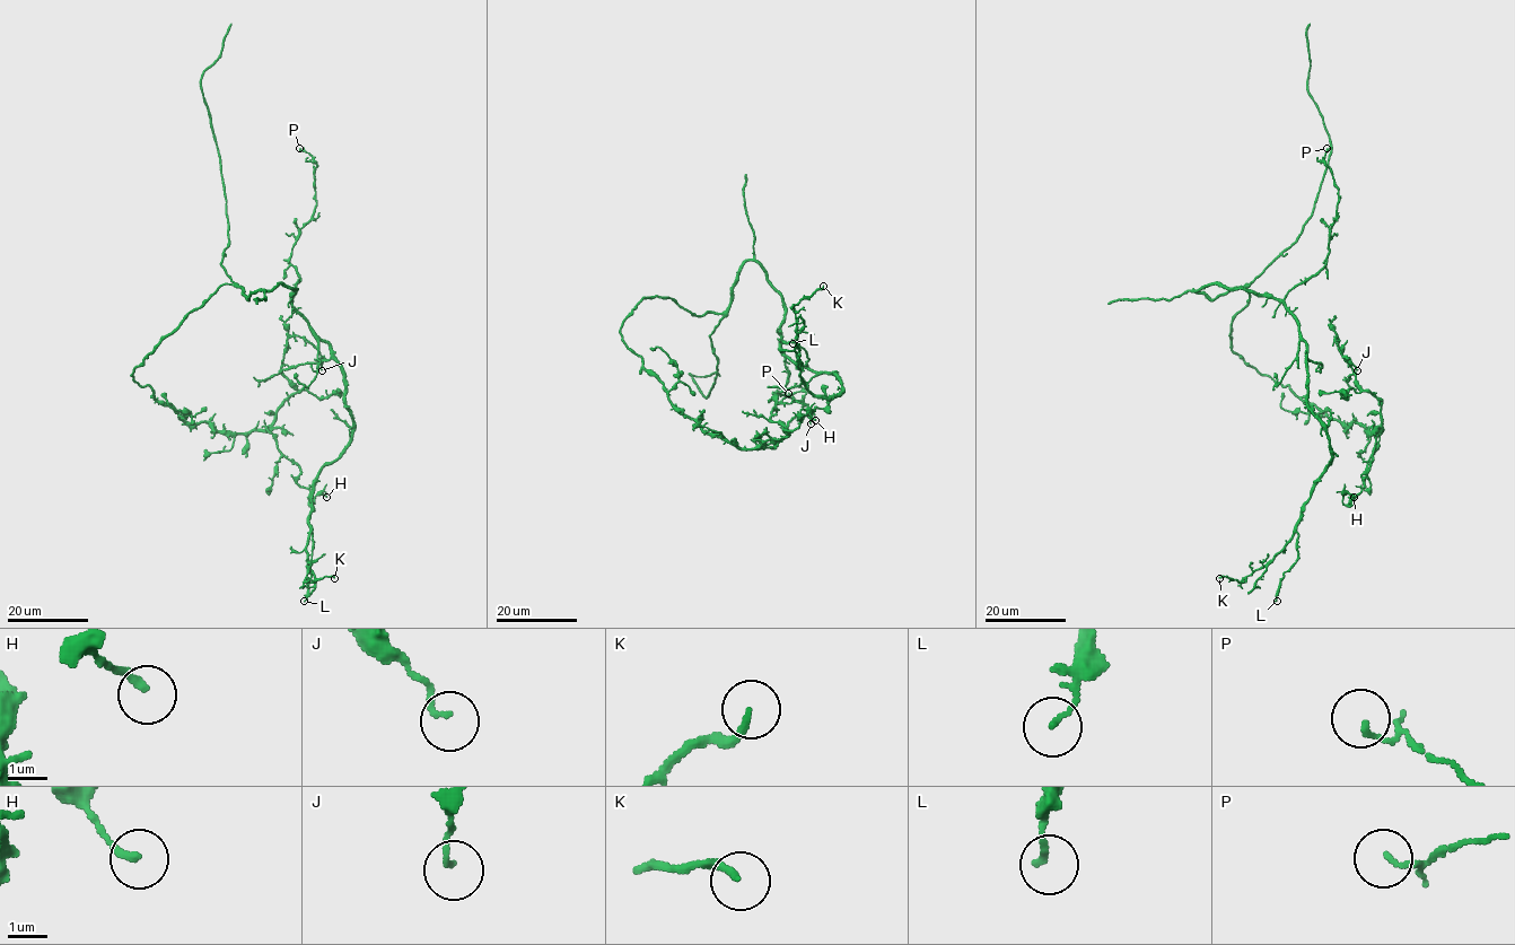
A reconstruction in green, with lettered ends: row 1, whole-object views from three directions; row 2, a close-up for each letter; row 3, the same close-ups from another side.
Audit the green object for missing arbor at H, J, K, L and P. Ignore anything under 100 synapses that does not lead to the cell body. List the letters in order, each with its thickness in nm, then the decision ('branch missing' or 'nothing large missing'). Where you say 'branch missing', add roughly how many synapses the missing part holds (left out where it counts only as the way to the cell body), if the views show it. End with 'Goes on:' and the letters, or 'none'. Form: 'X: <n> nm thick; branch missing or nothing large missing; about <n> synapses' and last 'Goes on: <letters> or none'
H: 190 nm thick; nothing large missing
J: 130 nm thick; nothing large missing
K: 170 nm thick; nothing large missing
L: 150 nm thick; nothing large missing
P: 110 nm thick; nothing large missing
Goes on: none

